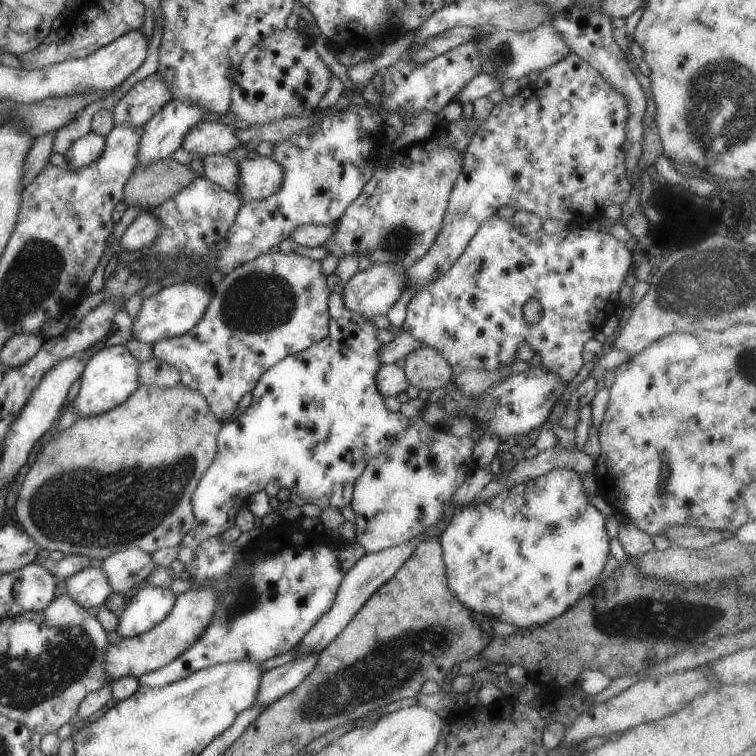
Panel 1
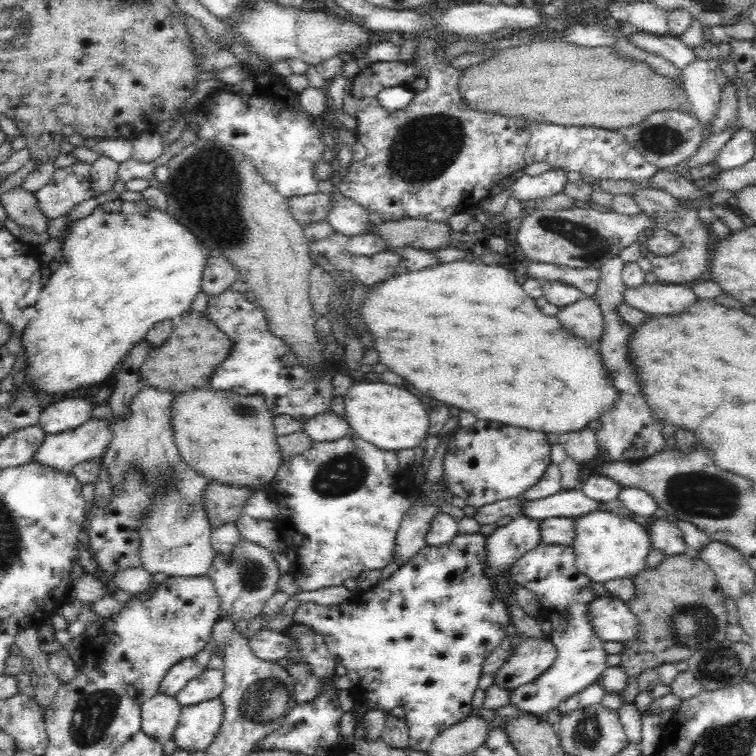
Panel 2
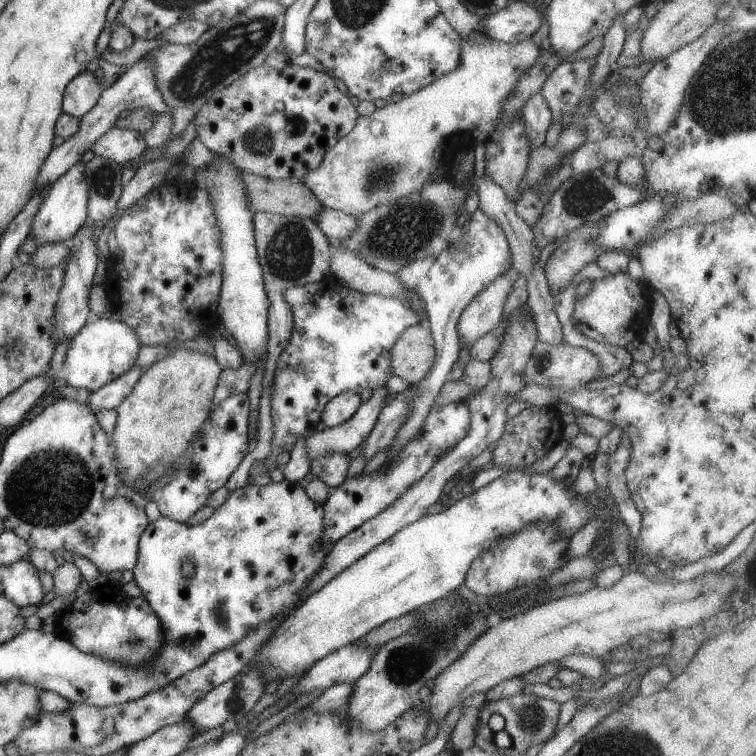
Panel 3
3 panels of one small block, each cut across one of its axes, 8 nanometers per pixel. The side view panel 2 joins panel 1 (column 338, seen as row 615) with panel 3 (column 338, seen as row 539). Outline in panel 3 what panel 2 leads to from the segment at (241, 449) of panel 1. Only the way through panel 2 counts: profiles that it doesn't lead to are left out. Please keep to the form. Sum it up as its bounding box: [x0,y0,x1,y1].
[310,452,349,488]

